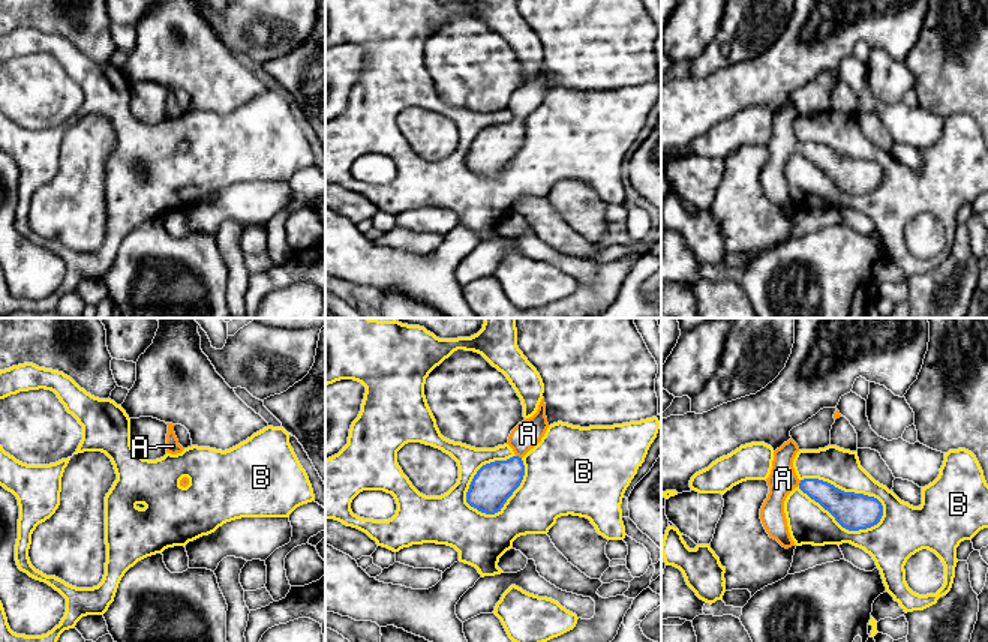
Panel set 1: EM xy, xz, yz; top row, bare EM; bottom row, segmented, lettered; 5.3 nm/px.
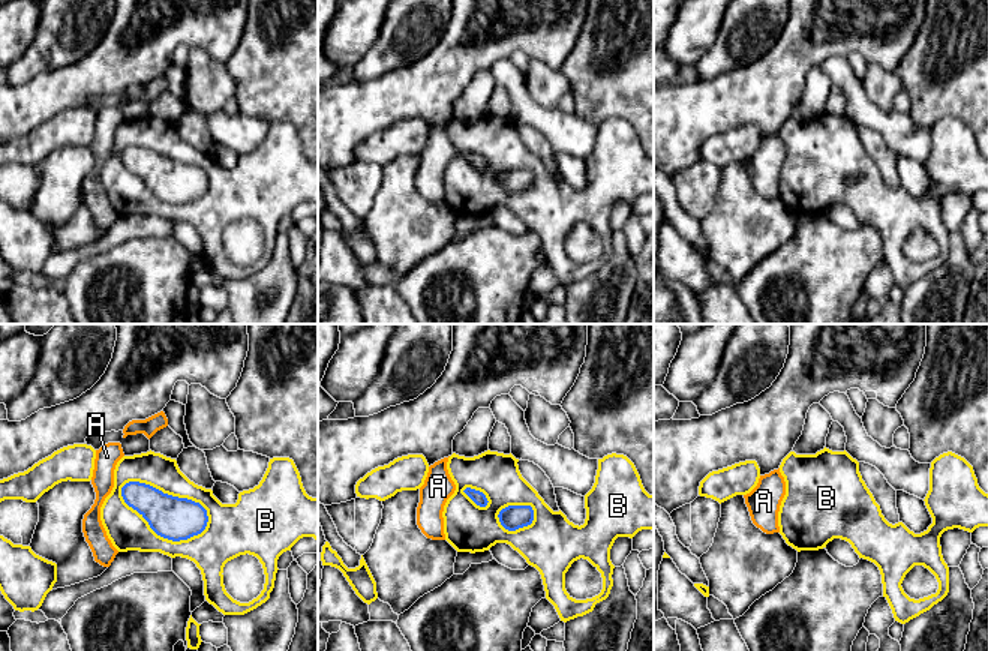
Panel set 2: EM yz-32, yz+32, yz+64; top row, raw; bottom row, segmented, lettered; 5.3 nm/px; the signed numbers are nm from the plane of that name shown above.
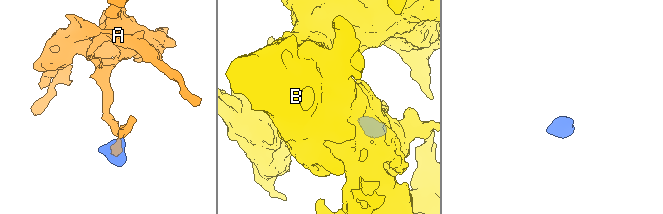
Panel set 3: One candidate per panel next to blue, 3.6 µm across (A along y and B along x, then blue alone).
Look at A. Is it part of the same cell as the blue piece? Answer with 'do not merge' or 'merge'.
merge

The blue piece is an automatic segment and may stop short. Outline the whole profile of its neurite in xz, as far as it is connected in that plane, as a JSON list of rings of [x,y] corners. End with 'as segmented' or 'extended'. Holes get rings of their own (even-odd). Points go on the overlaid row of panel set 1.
[[[544,398],[537,412],[519,423],[508,436],[514,456],[483,465],[466,492],[466,502],[486,514],[501,512],[507,500],[520,486],[525,476],[522,458],[534,448],[549,428]]]; extended

